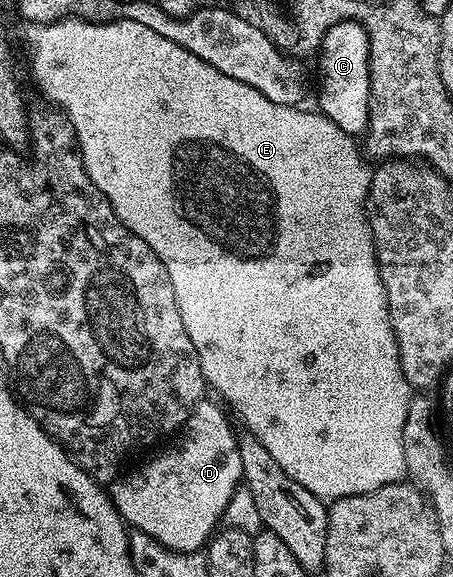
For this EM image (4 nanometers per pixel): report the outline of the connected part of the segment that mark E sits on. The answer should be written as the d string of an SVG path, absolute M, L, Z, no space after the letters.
M66 17L56 19L54 23L32 26L30 30L27 43L31 46L31 75L40 93L60 107L56 108L75 130L77 150L83 156L93 185L97 185L111 202L119 220L137 233L165 265L169 281L173 281L181 321L185 321L185 333L189 333L189 341L193 341L197 349L206 386L210 390L212 387L220 395L218 398L243 418L247 426L244 428L250 434L263 440L273 461L277 461L297 485L305 485L305 489L318 499L334 501L346 495L375 491L386 483L400 482L407 469L403 460L403 430L413 388L399 364L399 350L367 220L372 168L363 164L364 156L361 151L359 156L356 140L318 110L303 111L302 106L273 105L273 101L257 93L253 85L225 77L225 73L201 61L201 57L193 57L189 49L181 49L177 41L153 33L149 25L128 19L88 21Z

